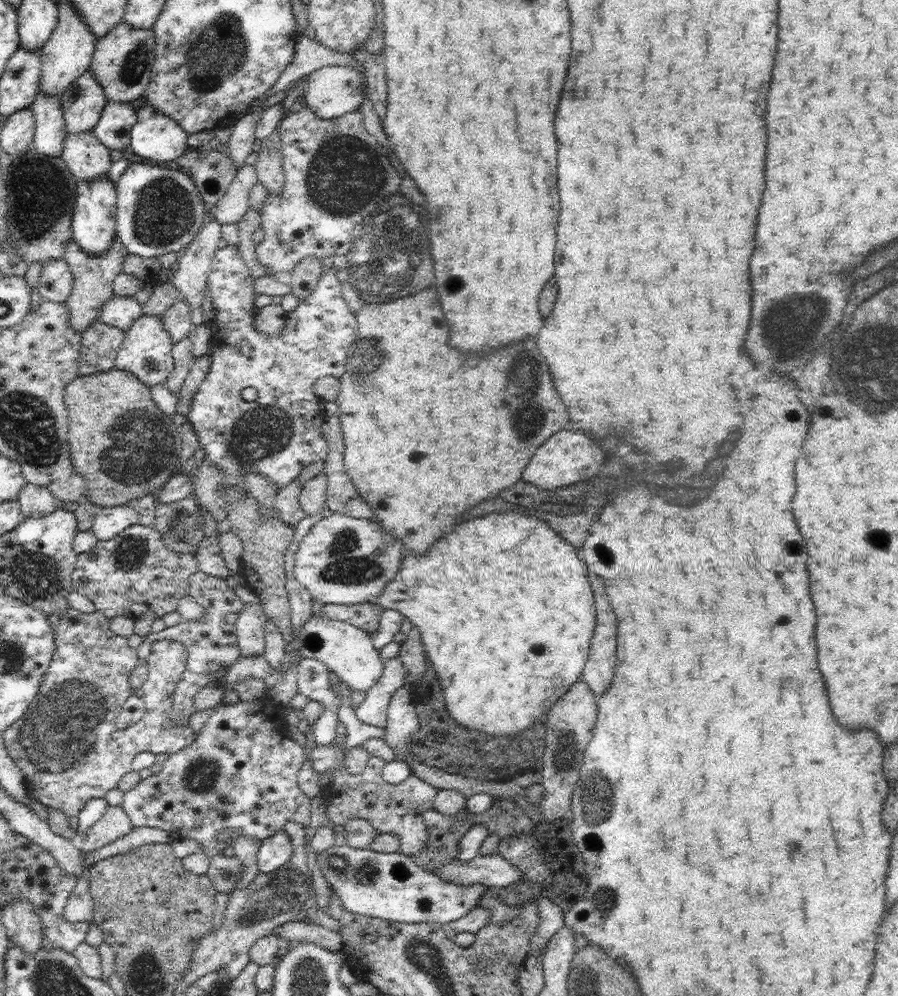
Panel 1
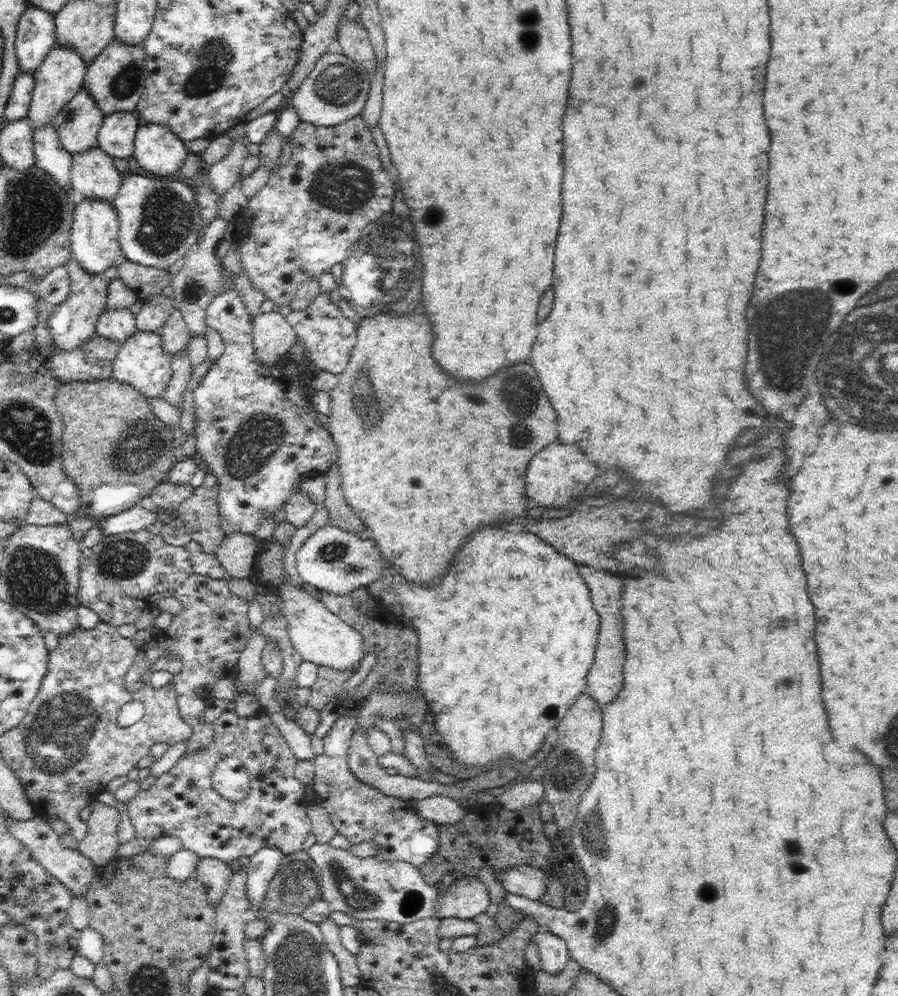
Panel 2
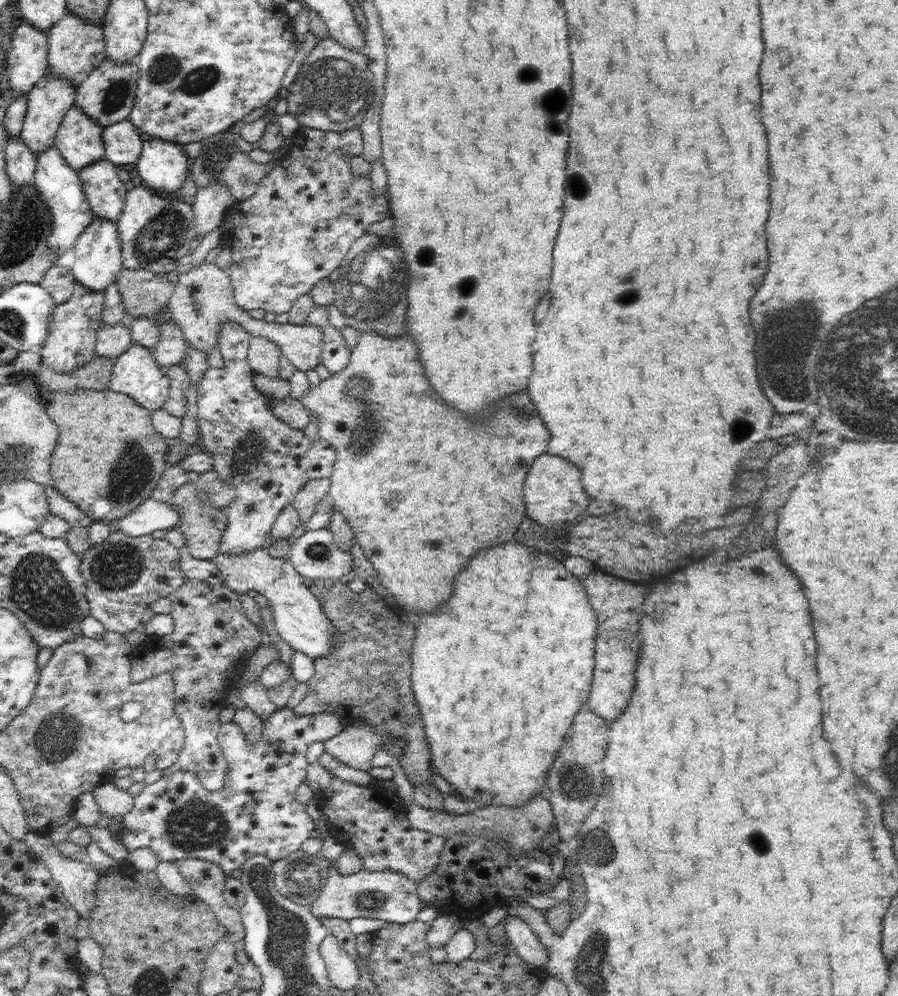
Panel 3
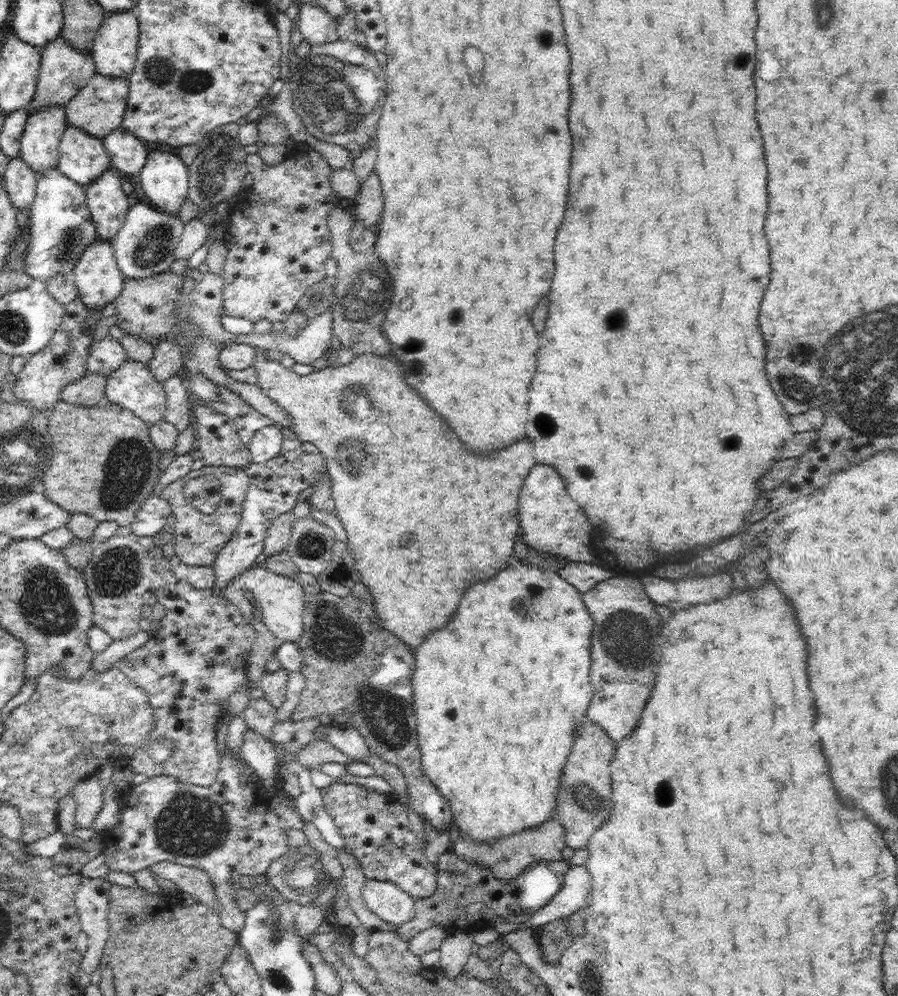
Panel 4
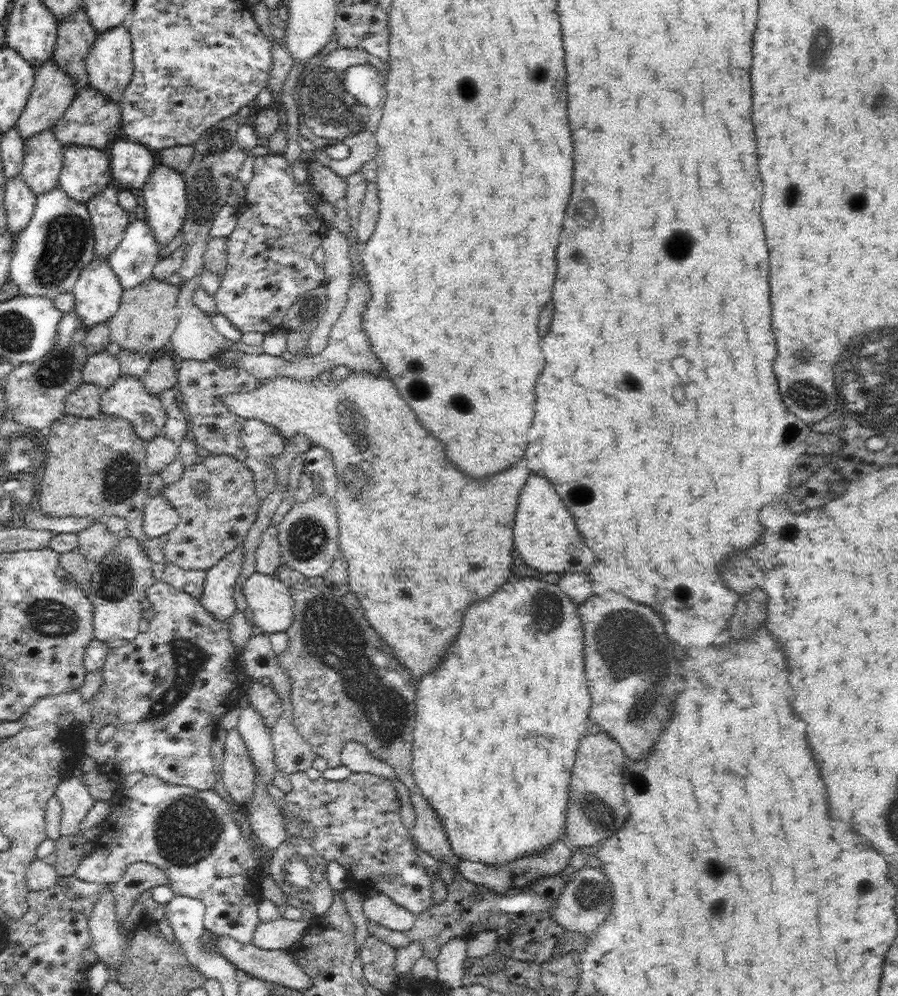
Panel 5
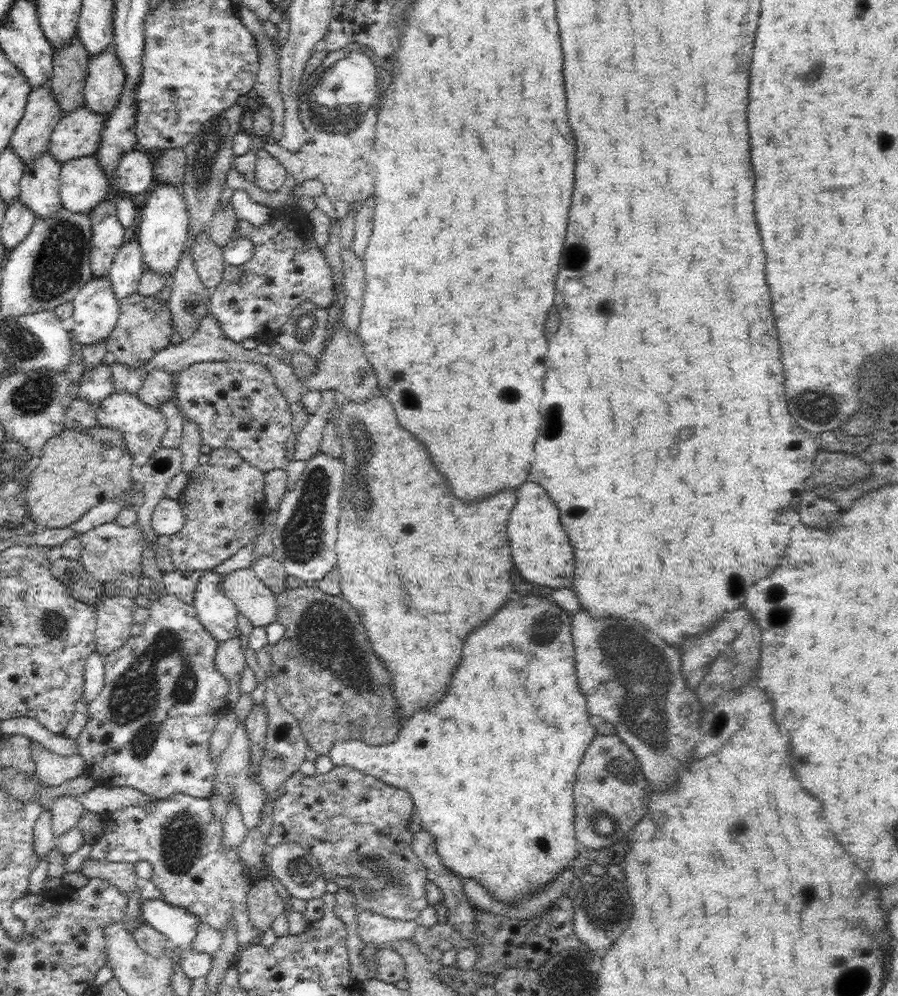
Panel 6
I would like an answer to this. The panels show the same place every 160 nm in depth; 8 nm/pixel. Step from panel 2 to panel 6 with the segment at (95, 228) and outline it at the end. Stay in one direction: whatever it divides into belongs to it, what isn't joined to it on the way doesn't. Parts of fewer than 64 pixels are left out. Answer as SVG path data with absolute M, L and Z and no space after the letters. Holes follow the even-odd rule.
M93 276L76 293L72 304L72 335L79 344L98 344L110 336L120 307L108 276Z

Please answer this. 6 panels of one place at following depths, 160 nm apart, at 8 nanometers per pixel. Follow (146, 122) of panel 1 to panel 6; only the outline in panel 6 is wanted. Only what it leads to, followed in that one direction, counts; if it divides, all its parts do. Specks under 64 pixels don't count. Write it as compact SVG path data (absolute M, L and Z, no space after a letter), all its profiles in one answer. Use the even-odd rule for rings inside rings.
M169 182L156 184L142 210L140 229L136 235L143 261L150 270L163 274L163 276L170 276L169 285L189 237L189 212L182 197L181 189L173 184Z

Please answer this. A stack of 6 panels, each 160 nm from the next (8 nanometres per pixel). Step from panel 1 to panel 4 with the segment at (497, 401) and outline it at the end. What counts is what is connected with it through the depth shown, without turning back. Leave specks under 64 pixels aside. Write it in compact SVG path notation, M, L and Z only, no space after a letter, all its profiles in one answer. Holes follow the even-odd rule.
M256 349L254 369L258 372L259 381L257 385L266 396L274 403L280 405L286 413L290 413L292 433L296 434L298 440L310 442L325 456L327 472L331 478L331 495L334 500L336 514L347 532L349 548L355 560L355 567L360 573L360 580L368 587L371 592L375 612L379 616L379 621L383 627L392 634L400 637L410 651L414 654L416 648L424 642L424 639L432 630L440 630L446 626L450 616L456 612L460 598L468 590L468 586L488 580L500 572L500 568L506 566L506 562L513 555L514 538L520 530L520 516L518 515L518 492L521 491L522 484L528 476L530 469L537 463L534 460L534 444L524 438L504 450L498 450L494 454L482 454L476 456L468 452L460 438L452 432L452 428L438 416L404 380L402 365L393 355L376 356L375 354L358 354L356 359L346 365L338 367L324 366L320 371L314 371L308 376L298 376L292 369L285 368L280 362L270 360L261 349Z

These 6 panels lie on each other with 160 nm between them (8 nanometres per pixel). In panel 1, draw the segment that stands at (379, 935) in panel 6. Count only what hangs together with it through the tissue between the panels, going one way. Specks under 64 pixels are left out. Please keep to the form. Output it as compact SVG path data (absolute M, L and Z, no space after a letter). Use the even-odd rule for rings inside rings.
M336 843L317 854L322 875L340 897L344 908L354 914L384 919L394 923L450 924L470 913L479 904L486 886L456 886L432 871L423 870L400 852L380 853L371 849L350 848Z

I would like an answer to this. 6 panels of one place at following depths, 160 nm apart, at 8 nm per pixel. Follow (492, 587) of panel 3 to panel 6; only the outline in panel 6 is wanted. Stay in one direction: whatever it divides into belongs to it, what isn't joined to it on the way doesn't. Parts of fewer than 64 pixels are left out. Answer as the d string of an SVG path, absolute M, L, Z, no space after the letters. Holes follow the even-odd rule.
M511 595L500 612L494 614L484 626L476 628L466 642L462 662L448 686L446 696L433 706L417 712L402 728L394 742L382 746L370 746L361 740L337 740L329 750L329 757L337 767L352 767L383 780L396 788L403 788L410 793L413 805L420 819L421 828L435 836L436 849L440 861L456 872L460 879L474 879L482 885L494 899L503 902L517 902L530 893L540 891L542 887L556 881L564 869L569 868L578 853L583 853L582 845L577 842L575 833L575 800L573 786L577 768L584 758L584 753L597 734L592 725L587 702L581 693L575 667L574 641L571 633L571 616L558 606L551 597L535 595Z

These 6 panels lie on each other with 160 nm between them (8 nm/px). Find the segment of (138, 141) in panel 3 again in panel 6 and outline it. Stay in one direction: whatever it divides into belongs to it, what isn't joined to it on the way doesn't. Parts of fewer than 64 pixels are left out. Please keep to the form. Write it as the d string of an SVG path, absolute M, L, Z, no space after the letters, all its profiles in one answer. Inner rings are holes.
M139 147L124 153L112 177L113 185L130 195L142 194L155 179L153 160Z

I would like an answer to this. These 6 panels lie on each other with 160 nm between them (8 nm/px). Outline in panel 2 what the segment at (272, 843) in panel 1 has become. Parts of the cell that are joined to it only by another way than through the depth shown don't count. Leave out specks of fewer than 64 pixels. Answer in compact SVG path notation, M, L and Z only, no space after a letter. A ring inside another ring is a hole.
M263 847L244 860L246 891L251 915L261 908L268 886L282 866L284 856L284 853L278 851L276 847Z

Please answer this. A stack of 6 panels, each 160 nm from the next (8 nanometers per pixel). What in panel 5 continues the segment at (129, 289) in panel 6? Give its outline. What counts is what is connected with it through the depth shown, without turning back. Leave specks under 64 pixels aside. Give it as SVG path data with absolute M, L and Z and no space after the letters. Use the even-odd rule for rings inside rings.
M133 216L124 238L106 259L119 278L122 288L130 289L151 277L153 268L161 259L160 250L164 246L166 244L156 242L152 229L147 225L147 219Z

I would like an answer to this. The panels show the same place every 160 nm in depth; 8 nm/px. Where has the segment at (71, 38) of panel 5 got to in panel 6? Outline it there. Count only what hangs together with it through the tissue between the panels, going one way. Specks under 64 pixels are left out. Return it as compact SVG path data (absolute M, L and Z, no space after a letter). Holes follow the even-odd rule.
M74 36L72 43L60 45L54 50L50 87L64 114L85 105L83 92L89 58L78 36Z

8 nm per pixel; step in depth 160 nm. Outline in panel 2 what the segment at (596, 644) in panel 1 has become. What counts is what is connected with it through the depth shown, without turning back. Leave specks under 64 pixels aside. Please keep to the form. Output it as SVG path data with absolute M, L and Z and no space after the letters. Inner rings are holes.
M578 565L578 567L579 573L588 585L593 607L599 614L600 625L598 646L595 646L595 659L592 668L588 671L588 676L586 676L587 692L592 695L592 698L601 707L604 707L613 700L616 700L624 682L623 664L626 660L626 648L624 648L624 640L622 640L621 613L624 582L620 578L612 576L610 572L606 572L604 569L598 569L596 566Z

